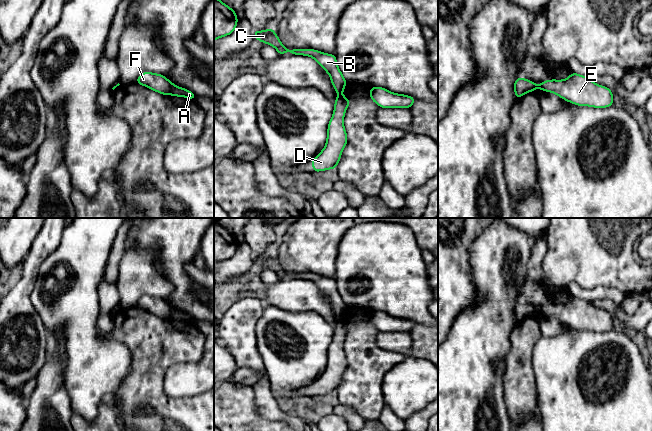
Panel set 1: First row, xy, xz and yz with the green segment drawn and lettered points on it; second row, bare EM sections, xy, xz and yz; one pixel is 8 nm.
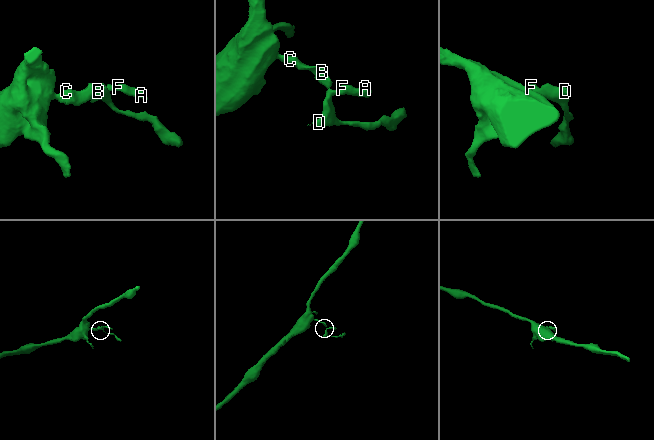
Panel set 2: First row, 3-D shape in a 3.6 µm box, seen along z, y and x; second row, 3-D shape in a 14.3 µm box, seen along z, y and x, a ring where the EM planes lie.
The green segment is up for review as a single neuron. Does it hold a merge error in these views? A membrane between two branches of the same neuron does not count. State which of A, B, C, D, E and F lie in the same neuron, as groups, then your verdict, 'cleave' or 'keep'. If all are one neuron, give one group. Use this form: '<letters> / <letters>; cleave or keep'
A D E F / B C; cleave

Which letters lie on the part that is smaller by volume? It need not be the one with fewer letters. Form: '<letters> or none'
A, D, E, F

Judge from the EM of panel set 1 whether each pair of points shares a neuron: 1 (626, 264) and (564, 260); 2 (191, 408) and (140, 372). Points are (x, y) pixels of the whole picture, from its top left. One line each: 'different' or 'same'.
1: same
2: same

